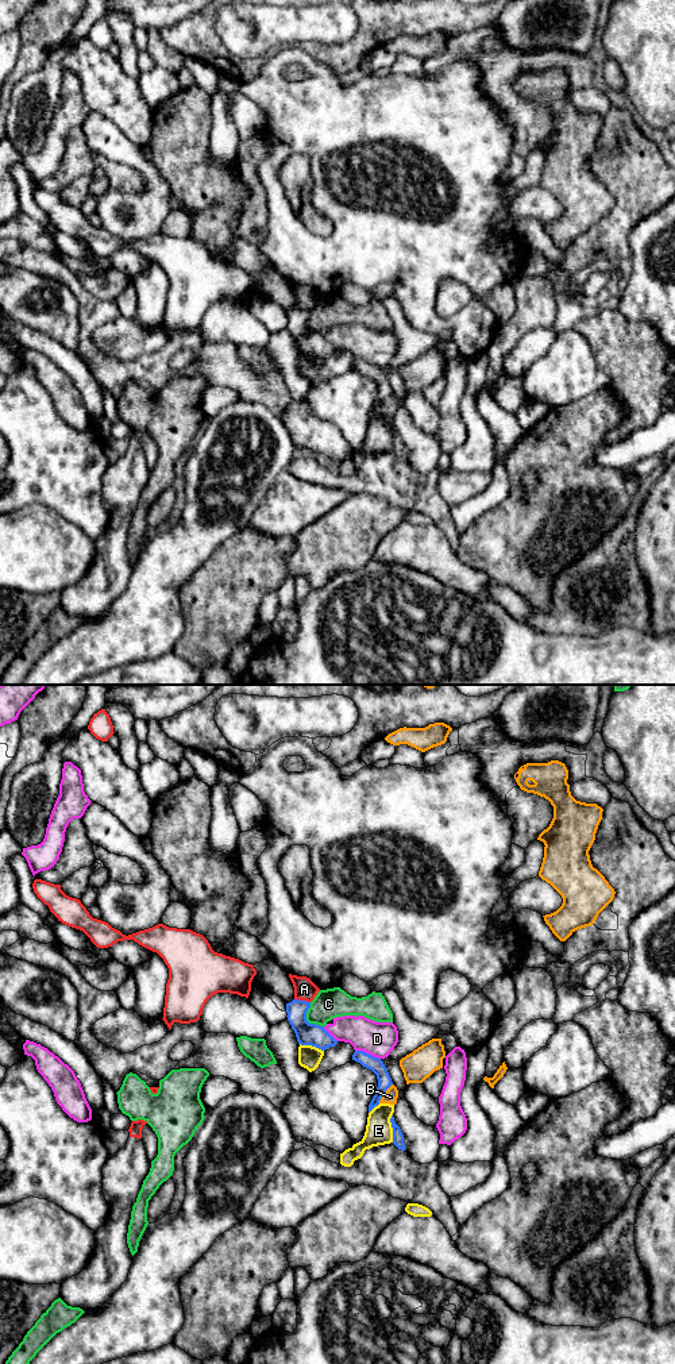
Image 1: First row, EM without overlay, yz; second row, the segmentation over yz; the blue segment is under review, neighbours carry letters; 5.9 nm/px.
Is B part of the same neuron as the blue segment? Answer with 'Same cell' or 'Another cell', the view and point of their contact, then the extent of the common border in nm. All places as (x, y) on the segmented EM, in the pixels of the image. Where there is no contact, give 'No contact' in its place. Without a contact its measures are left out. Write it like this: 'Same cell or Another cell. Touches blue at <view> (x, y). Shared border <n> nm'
Another cell. Touches blue at yz (385, 1091). Shared border 150 nm

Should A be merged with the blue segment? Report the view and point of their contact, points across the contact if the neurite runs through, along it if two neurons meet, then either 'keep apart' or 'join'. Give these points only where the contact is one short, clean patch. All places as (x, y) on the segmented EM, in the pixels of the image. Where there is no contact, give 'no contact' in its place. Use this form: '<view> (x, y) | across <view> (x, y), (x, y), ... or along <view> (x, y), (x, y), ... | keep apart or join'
yz (303, 1001) | along yz (294, 998), (309, 1002) | keep apart

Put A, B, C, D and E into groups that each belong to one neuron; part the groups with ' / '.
A / B E / C / D

